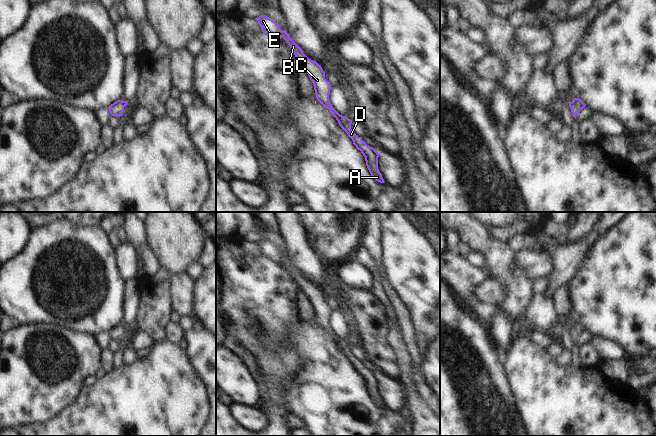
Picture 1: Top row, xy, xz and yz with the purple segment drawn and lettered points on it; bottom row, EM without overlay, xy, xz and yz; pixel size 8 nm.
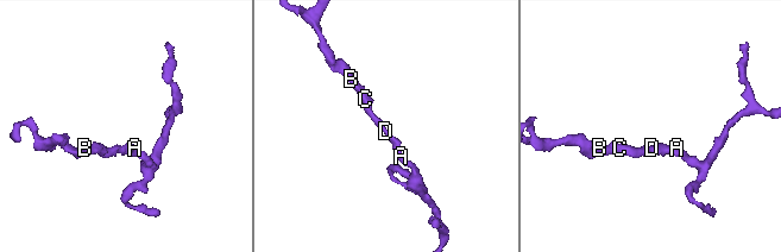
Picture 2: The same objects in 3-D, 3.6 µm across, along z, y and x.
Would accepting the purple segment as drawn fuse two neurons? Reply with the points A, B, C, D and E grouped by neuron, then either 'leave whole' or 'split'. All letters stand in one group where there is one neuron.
groups A B C D E; leave whole

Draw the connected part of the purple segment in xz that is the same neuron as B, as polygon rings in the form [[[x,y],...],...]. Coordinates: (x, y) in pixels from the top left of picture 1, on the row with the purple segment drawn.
[[[260,15],[255,18],[263,33],[280,40],[283,38],[293,50],[293,53],[298,61],[298,63],[304,68],[308,74],[310,80],[314,85],[314,90],[317,100],[327,109],[330,110],[332,115],[336,118],[341,128],[348,134],[352,139],[353,144],[358,150],[361,151],[365,157],[366,166],[371,174],[371,176],[378,182],[384,183],[382,174],[378,169],[378,157],[379,154],[373,147],[367,145],[362,137],[358,137],[354,131],[351,129],[352,120],[348,119],[346,116],[340,115],[332,106],[329,101],[329,94],[331,90],[330,83],[325,79],[325,72],[322,67],[315,61],[309,59],[302,51],[302,49],[291,39],[290,35],[286,30],[282,31],[279,28],[279,24],[268,18],[265,15]]]

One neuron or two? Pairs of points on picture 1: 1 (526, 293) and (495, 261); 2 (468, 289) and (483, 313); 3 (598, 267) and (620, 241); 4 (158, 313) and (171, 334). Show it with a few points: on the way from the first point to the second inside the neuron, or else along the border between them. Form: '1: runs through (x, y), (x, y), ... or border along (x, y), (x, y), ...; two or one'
1: runs through (518, 285), (503, 269); one
2: runs through (468, 295), (468, 298), (477, 307); one
3: runs through (604, 261), (618, 247); one
4: border along (169, 321), (165, 328), (164, 339); two

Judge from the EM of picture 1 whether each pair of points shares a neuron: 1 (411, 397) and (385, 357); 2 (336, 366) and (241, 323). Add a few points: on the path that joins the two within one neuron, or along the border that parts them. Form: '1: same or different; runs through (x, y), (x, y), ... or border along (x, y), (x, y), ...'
1: different; border along (394, 354), (399, 368), (398, 378)
2: different; border along (287, 323), (287, 341), (300, 357), (301, 368)

